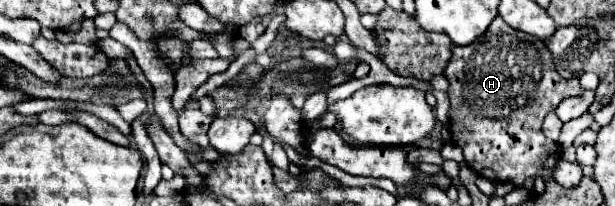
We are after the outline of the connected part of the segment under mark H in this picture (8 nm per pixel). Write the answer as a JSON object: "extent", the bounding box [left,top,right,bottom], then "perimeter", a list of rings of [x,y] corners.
{"extent":[444,16,582,186],"perimeter":[[[498,16],[490,26],[488,30],[472,44],[468,46],[452,46],[452,58],[444,70],[444,76],[448,78],[450,82],[450,88],[448,88],[448,96],[450,96],[450,134],[452,134],[452,144],[460,146],[462,152],[464,152],[464,158],[468,162],[468,166],[478,174],[478,176],[484,176],[492,182],[510,182],[514,186],[524,186],[524,182],[528,178],[542,178],[542,180],[552,180],[552,172],[556,172],[556,162],[560,162],[560,156],[562,156],[562,148],[558,142],[548,142],[548,138],[544,138],[540,126],[544,122],[544,116],[548,112],[554,112],[556,106],[568,98],[568,96],[576,96],[582,92],[578,80],[564,80],[556,68],[554,68],[554,62],[552,62],[552,54],[550,50],[546,48],[546,44],[540,40],[540,38],[532,38],[530,34],[524,34],[524,32],[518,32],[518,30],[512,30],[508,24],[504,24],[504,20]]]}

